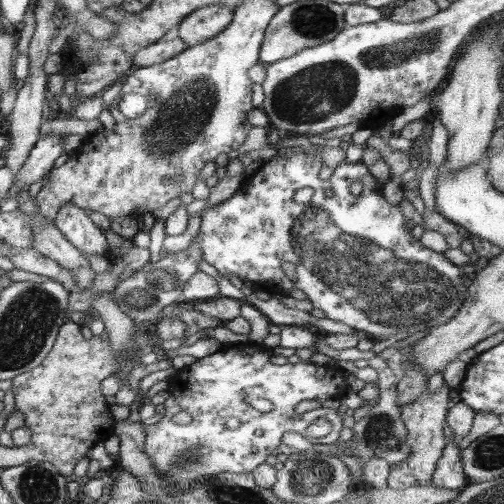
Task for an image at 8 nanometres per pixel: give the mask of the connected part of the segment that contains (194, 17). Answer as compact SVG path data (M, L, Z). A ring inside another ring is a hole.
M219 4L200 8L179 24L179 38L188 48L202 44L226 31L233 16L233 10Z

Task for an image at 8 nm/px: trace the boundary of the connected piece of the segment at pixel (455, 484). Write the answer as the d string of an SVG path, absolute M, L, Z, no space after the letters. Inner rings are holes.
M447 443L442 458L438 461L436 472L432 477L432 485L448 490L462 489L468 484L463 472L460 448L456 443Z

